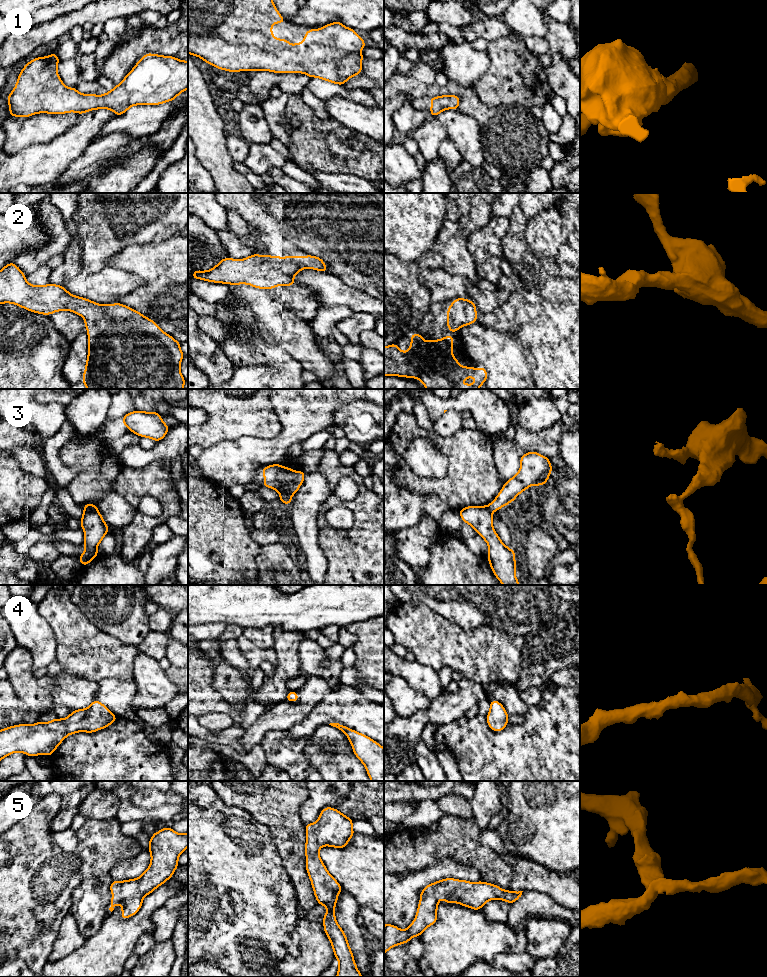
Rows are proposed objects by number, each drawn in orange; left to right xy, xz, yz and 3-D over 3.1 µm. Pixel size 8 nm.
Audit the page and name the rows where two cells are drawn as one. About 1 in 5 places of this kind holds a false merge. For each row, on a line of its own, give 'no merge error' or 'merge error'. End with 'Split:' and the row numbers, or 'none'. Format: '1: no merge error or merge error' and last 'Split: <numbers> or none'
1: no merge error
2: no merge error
3: merge error
4: no merge error
5: no merge error
Split: 3

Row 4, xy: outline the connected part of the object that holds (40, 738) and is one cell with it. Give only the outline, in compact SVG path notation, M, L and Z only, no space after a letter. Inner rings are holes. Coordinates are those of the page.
M94 700L86 709L78 709L64 719L53 719L50 722L36 722L33 725L20 724L0 730L0 760L14 753L22 752L36 757L39 754L51 756L60 743L70 734L77 732L93 733L104 729L116 721L115 716L105 705Z

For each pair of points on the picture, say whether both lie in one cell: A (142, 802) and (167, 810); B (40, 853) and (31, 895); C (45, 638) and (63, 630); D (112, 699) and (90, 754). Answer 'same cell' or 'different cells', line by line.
A: different cells
B: same cell
C: different cells
D: different cells

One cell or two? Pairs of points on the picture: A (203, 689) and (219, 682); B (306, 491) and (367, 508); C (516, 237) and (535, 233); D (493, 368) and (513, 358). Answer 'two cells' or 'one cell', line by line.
A: two cells
B: two cells
C: two cells
D: one cell

